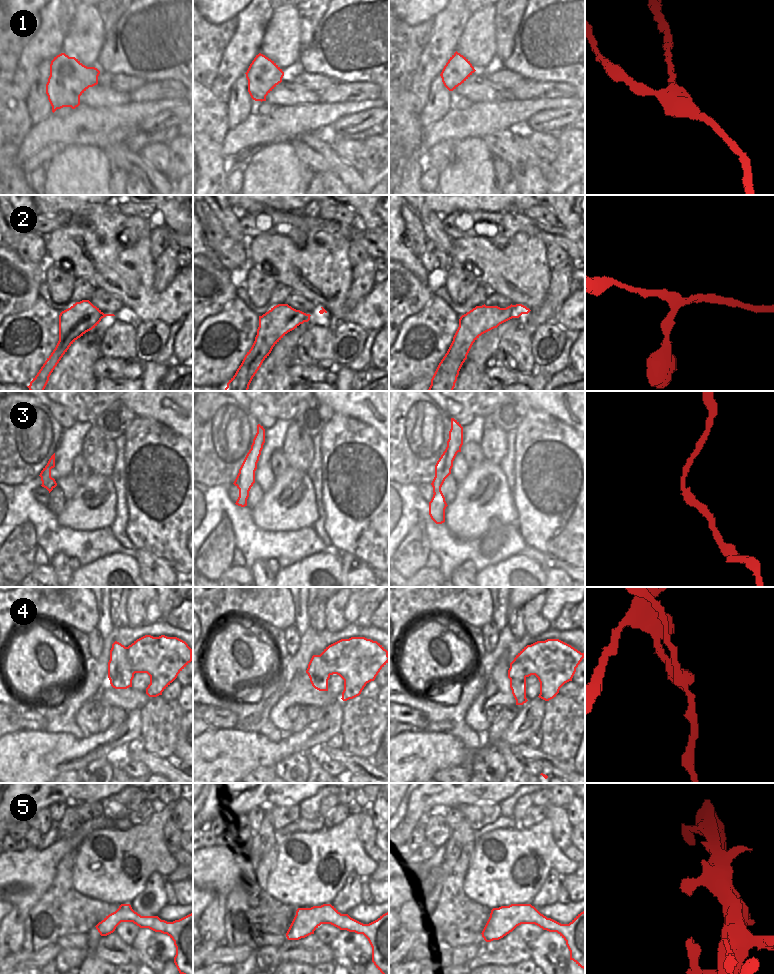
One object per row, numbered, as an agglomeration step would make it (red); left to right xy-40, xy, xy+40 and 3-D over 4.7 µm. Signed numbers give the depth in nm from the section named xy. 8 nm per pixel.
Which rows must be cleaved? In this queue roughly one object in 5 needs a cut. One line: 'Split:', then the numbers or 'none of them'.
Split: 4

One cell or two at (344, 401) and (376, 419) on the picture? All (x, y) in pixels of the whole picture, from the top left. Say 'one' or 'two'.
one

